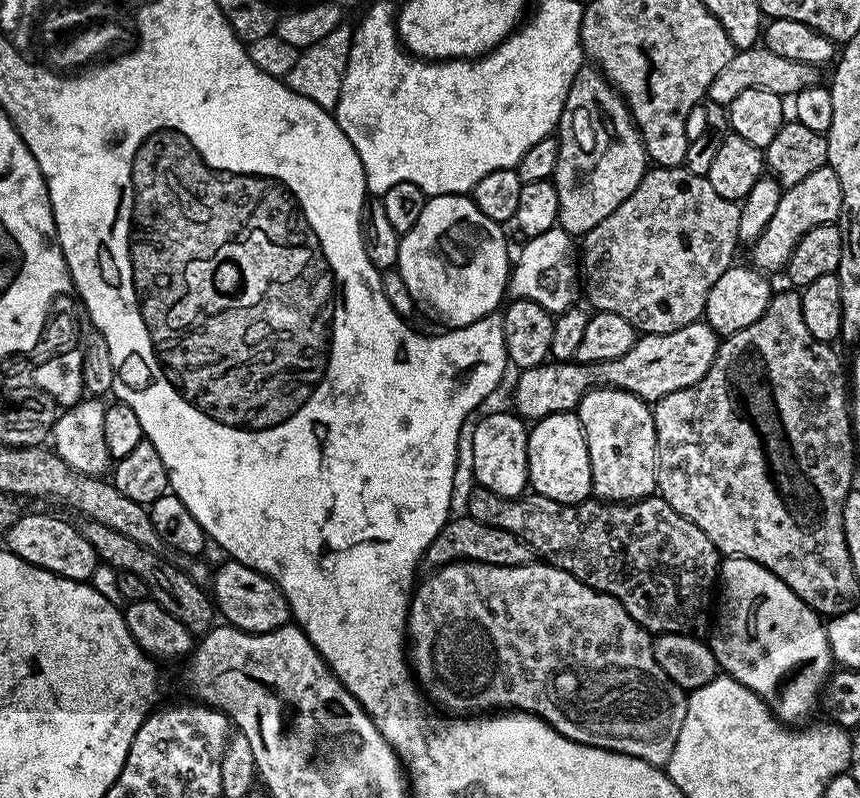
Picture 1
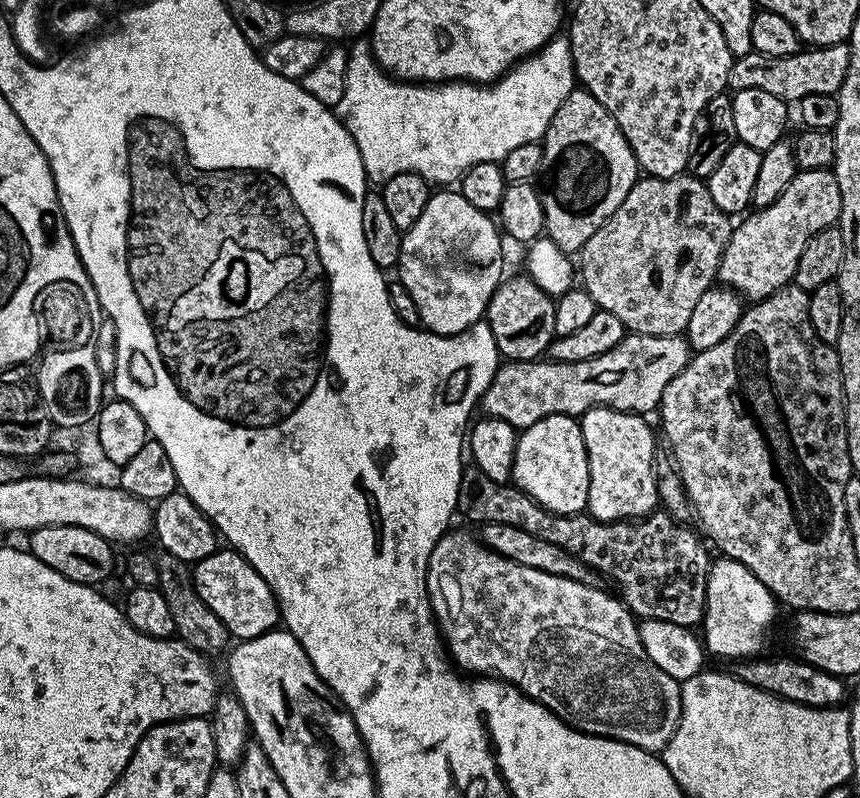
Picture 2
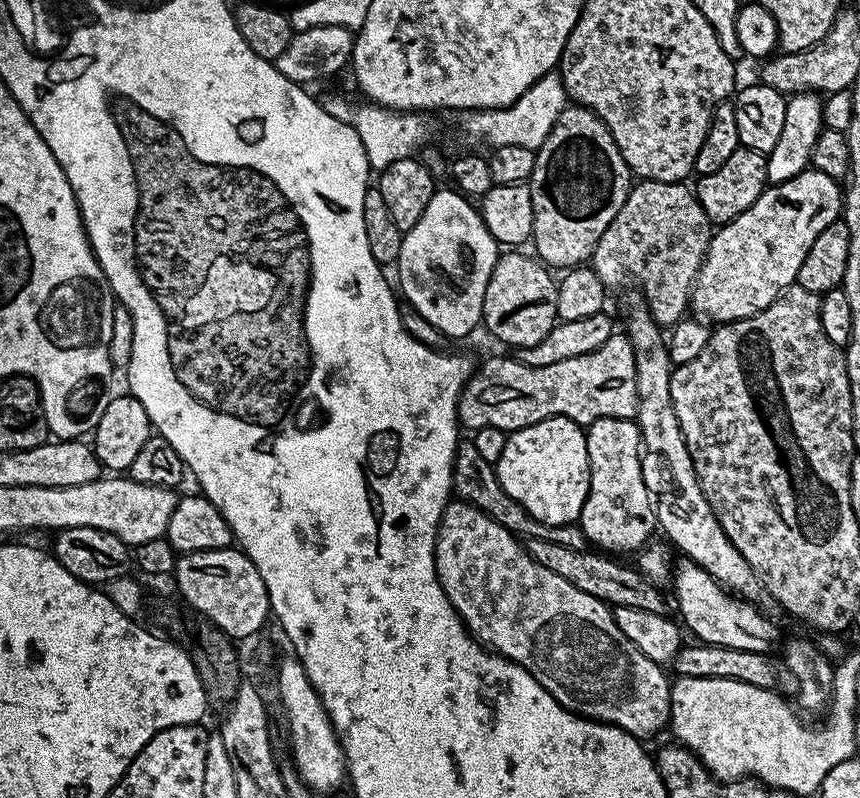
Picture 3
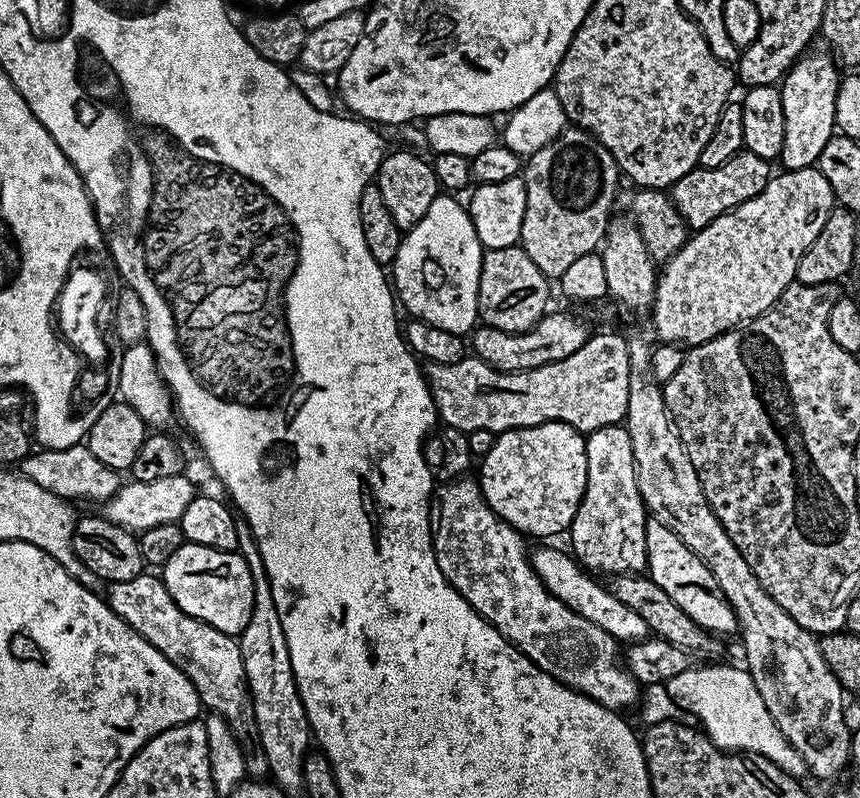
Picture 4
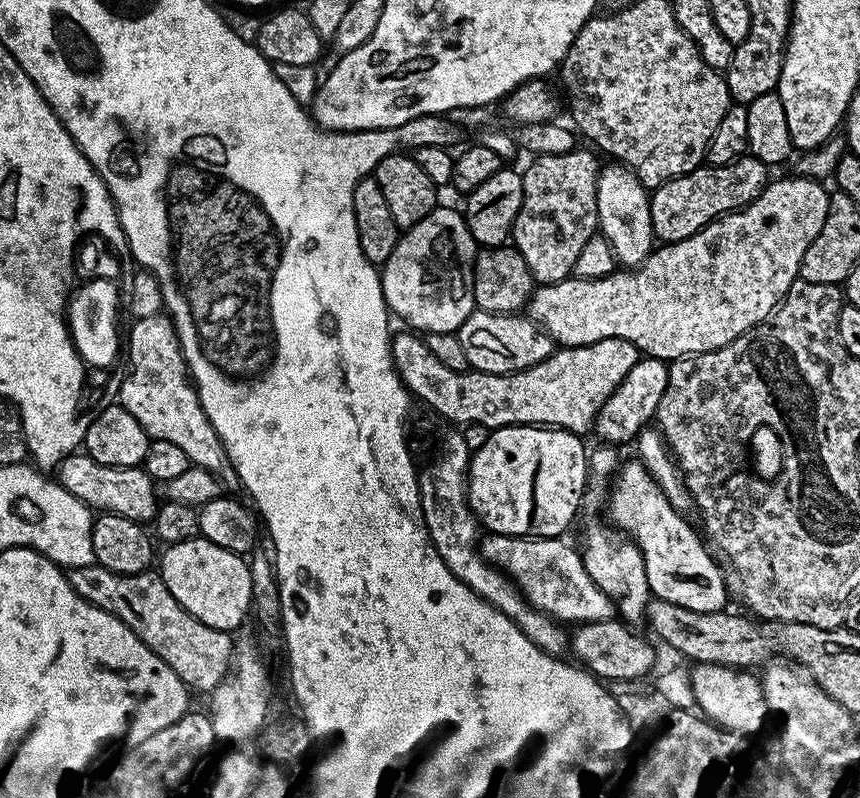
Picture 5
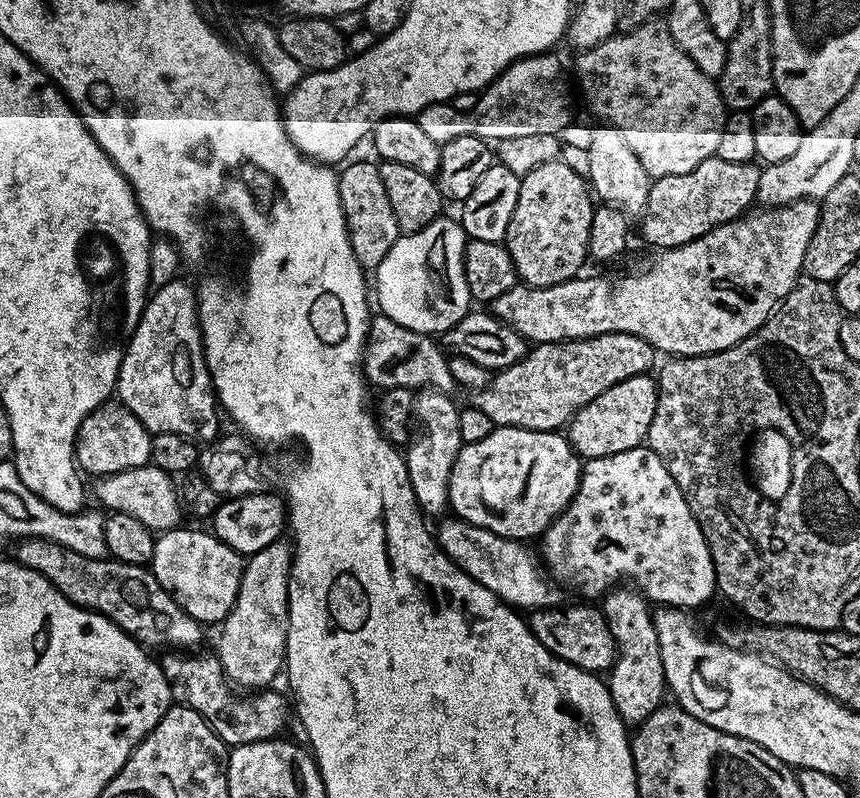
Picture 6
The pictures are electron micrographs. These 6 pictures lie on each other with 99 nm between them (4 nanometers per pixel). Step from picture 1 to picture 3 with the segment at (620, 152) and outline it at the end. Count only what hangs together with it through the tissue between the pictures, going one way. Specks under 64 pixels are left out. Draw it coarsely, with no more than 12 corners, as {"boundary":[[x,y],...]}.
{"boundary":[[565,106],[536,148],[530,244],[591,261],[633,183],[606,122]]}

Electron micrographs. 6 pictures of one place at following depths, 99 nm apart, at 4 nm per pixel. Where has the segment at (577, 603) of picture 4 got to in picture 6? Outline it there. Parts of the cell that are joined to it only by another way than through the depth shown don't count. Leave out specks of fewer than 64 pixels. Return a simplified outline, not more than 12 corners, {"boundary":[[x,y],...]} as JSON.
{"boundary":[[459,518],[434,539],[474,582],[517,610],[565,589],[527,543]]}

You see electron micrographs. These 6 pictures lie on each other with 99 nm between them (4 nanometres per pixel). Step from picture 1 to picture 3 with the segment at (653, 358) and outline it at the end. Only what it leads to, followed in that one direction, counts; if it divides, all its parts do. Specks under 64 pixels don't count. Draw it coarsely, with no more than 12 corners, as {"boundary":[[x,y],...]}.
{"boundary":[[627,335],[526,366],[492,356],[464,384],[465,429],[551,416],[635,420]]}

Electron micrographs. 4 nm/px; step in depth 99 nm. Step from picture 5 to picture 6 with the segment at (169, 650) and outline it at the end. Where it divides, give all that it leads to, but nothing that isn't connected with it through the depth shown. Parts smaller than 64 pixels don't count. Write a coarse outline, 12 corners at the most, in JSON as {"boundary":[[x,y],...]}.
{"boundary":[[24,538],[15,559],[141,645],[202,625],[147,567]]}

